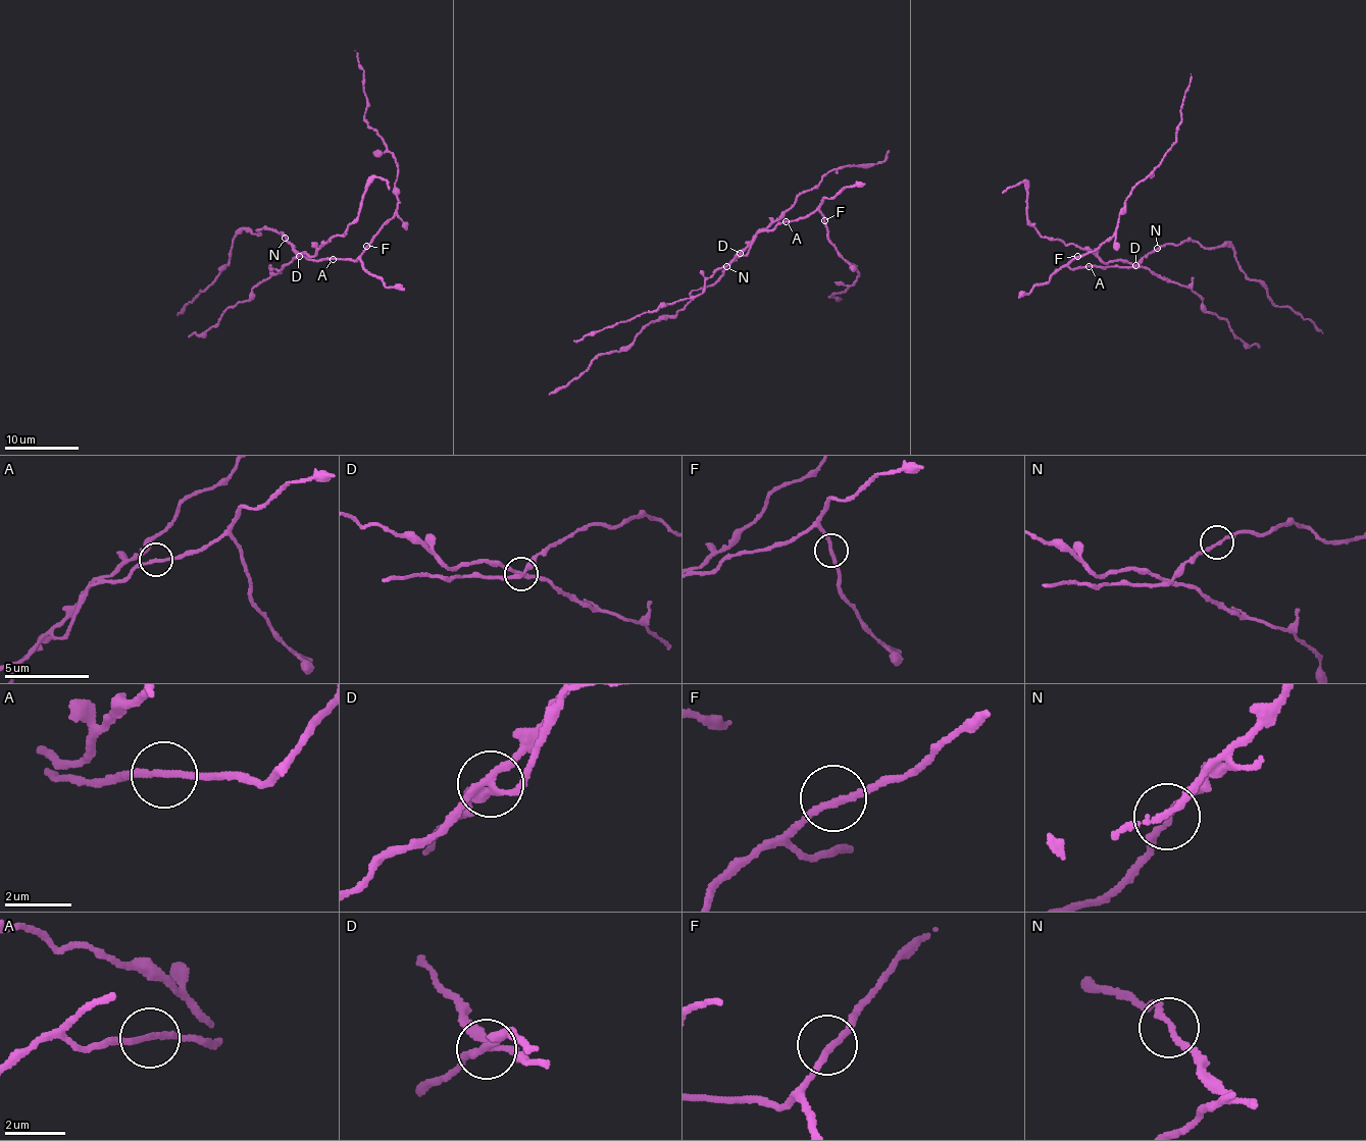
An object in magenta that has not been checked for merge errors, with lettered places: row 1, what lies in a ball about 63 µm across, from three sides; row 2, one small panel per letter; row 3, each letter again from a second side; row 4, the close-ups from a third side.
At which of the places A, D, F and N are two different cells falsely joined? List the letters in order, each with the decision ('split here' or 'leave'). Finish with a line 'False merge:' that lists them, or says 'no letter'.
A: leave
D: split here
F: leave
N: split here
False merge: D, N

